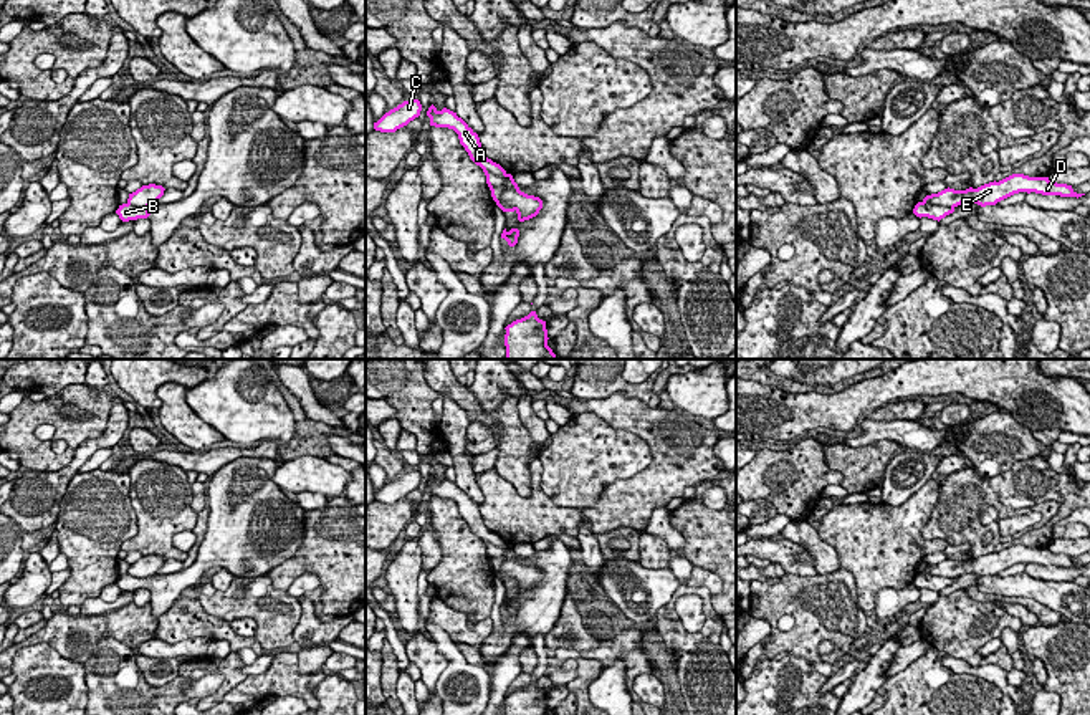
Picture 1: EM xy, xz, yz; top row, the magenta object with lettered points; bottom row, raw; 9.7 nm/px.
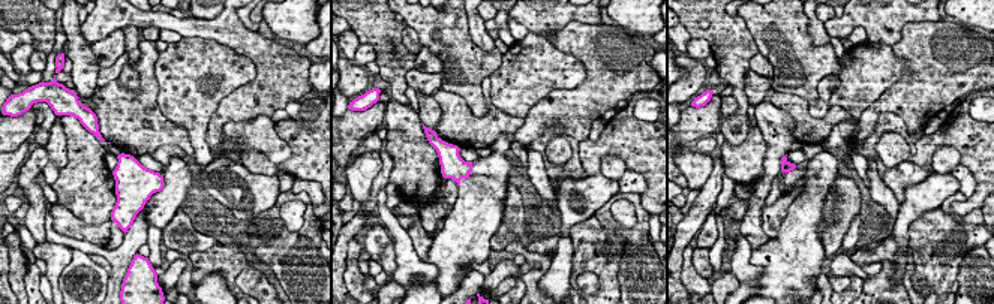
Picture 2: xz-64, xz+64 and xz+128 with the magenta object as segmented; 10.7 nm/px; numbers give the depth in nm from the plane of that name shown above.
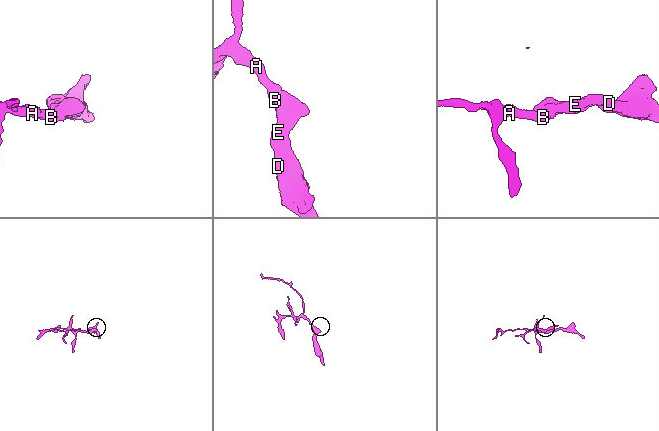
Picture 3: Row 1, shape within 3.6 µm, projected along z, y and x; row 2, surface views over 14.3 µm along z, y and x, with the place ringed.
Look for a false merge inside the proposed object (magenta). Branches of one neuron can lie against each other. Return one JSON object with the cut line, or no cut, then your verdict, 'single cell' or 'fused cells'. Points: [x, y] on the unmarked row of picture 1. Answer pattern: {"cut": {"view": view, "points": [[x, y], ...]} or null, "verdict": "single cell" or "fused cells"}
{"cut": {"view": "yz", "points": [[923, 571], [933, 576], [953, 578]]}, "verdict": "fused cells"}

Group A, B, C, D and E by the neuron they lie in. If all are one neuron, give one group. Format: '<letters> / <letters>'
A B C / D E

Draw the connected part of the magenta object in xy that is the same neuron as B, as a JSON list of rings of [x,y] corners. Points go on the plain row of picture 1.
[[[131,574],[119,576],[116,584],[119,586],[119,589],[122,593],[137,591],[137,589],[147,589],[151,586],[149,578],[141,579],[141,578],[134,578]]]

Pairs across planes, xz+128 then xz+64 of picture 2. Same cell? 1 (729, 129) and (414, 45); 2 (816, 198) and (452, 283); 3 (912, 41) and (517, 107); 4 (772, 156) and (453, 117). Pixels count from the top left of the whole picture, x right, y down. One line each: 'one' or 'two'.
1: two
2: one
3: two
4: two

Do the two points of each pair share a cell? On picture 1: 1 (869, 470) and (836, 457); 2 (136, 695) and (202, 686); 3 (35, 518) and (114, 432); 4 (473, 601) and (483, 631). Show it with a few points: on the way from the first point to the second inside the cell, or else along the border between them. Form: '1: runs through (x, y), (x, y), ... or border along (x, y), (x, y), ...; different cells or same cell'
1: runs through (860, 465), (844, 459); same cell
2: runs through (152, 695), (186, 694); same cell
3: runs through (43, 497), (91, 447); same cell
4: border along (488, 616), (478, 621); different cells

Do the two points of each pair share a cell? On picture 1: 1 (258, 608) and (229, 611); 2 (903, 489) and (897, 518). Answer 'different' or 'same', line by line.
1: same
2: different

